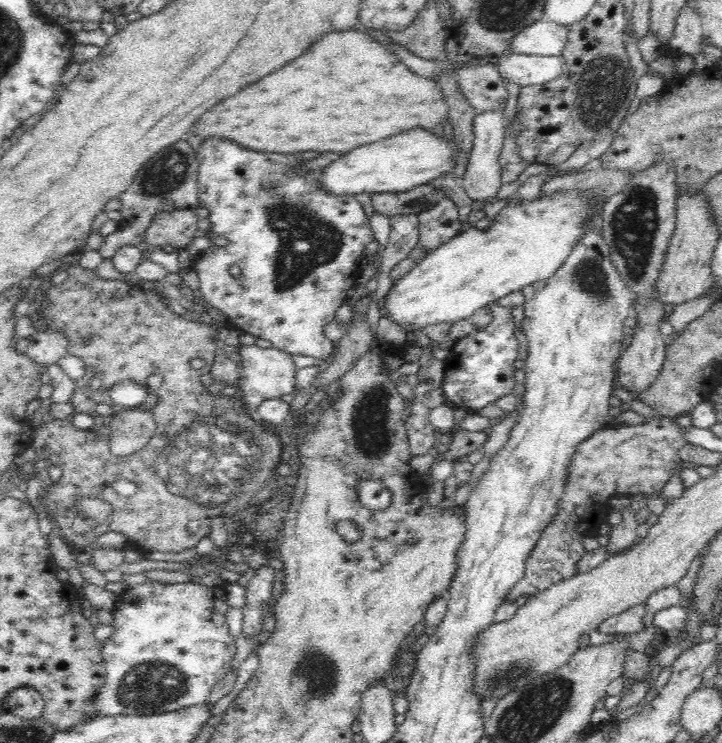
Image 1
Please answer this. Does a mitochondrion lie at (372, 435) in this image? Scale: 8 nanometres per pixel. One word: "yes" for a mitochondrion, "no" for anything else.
yes

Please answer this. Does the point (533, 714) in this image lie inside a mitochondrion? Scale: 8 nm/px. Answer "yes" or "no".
yes

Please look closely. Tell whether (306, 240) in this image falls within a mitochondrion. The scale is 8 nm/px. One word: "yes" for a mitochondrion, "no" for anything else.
yes

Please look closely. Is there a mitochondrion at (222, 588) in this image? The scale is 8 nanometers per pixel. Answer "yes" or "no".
no

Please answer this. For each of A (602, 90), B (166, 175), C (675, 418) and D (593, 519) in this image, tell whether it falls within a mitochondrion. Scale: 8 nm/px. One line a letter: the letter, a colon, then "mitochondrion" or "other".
A: mitochondrion
B: mitochondrion
C: other
D: other

